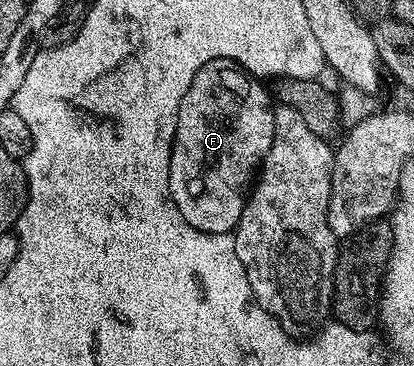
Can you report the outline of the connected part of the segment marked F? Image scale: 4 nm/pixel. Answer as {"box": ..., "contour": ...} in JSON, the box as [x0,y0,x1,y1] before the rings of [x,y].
{"box":[170,57,275,234],"contour":[[[217,57],[208,63],[204,63],[204,67],[200,67],[200,71],[196,71],[192,83],[186,88],[184,95],[180,99],[178,126],[174,132],[174,146],[170,152],[170,198],[176,203],[180,215],[184,215],[187,223],[192,227],[196,227],[197,232],[233,234],[234,230],[238,228],[238,220],[246,206],[248,190],[251,188],[258,170],[262,168],[263,159],[268,155],[268,151],[272,147],[275,106],[273,104],[270,105],[270,97],[266,94],[266,89],[262,85],[265,84],[259,78],[251,77],[241,65],[223,57]]]}

